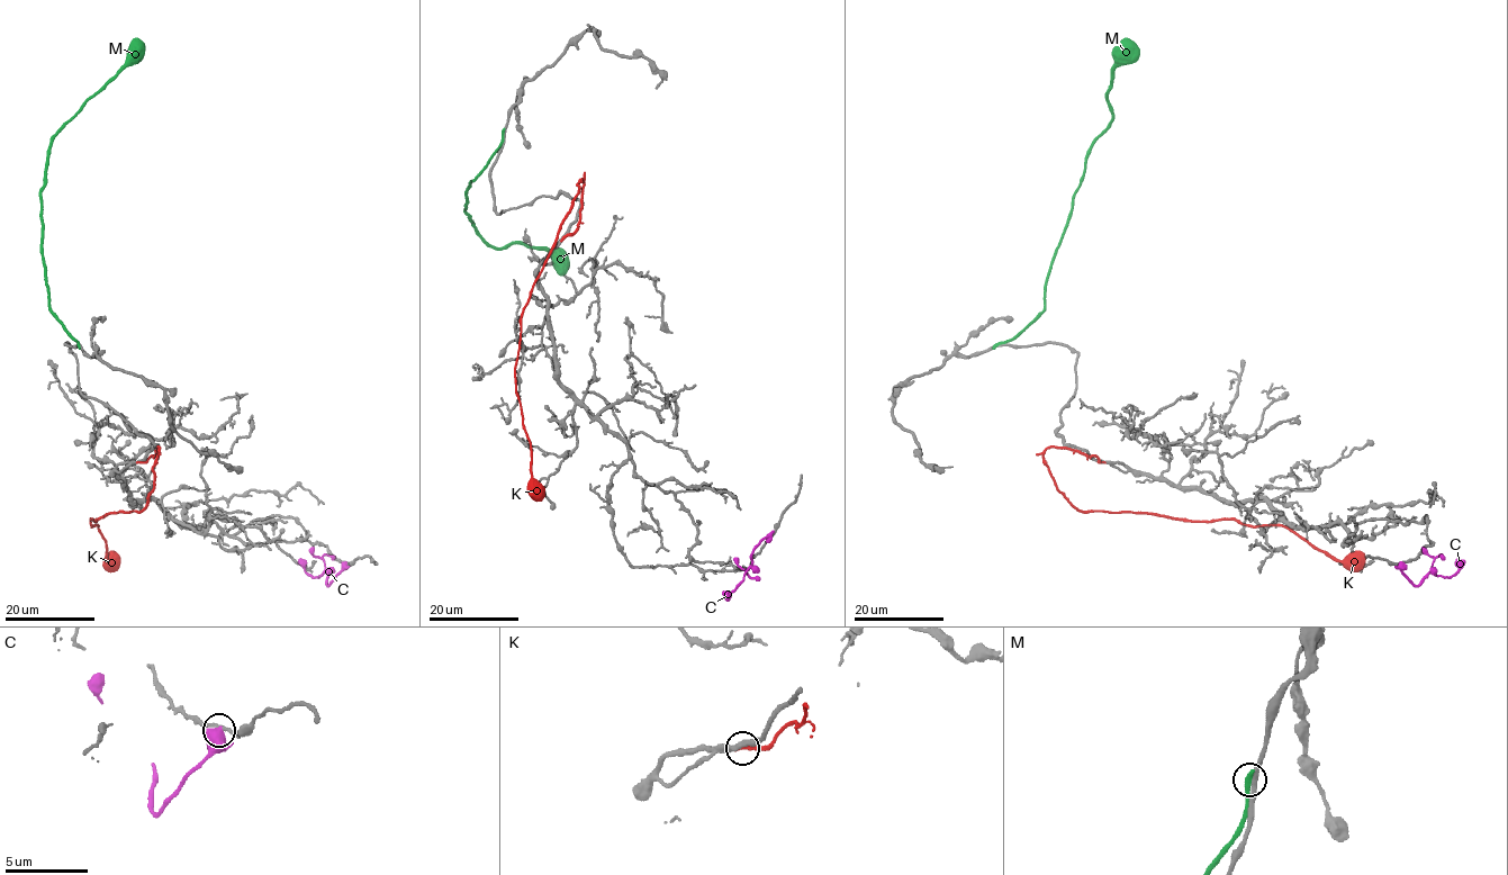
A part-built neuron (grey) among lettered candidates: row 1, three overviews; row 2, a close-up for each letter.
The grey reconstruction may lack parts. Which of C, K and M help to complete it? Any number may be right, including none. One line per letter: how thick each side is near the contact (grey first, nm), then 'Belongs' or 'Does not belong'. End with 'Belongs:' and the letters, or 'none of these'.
C: Thickness 180 nm (grey) against 750 nm. Does not belong
K: Thickness 340 nm (grey) against 300 nm. Belongs
M: Thickness 320 nm (grey) against 400 nm. Does not belong
Belongs: K

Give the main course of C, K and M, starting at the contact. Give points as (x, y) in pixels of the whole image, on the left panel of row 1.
C: (344, 564), (327, 586), (325, 573), (319, 577), (310, 576), (299, 559)
K: (138, 462), (159, 448), (147, 504), (141, 511), (91, 520), (106, 546), (105, 561), (115, 565)
M: (79, 346), (50, 309), (42, 252), (41, 190), (45, 183), (51, 140), (126, 63), (128, 50), (137, 38)

